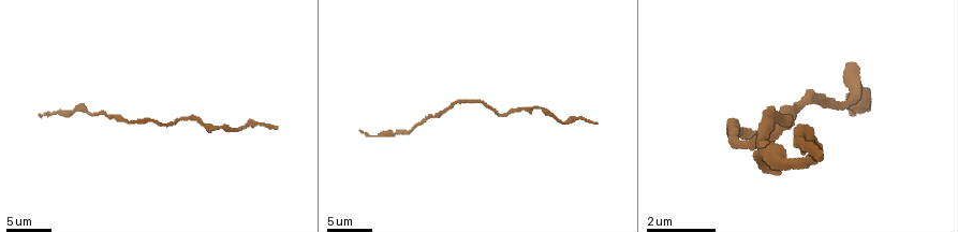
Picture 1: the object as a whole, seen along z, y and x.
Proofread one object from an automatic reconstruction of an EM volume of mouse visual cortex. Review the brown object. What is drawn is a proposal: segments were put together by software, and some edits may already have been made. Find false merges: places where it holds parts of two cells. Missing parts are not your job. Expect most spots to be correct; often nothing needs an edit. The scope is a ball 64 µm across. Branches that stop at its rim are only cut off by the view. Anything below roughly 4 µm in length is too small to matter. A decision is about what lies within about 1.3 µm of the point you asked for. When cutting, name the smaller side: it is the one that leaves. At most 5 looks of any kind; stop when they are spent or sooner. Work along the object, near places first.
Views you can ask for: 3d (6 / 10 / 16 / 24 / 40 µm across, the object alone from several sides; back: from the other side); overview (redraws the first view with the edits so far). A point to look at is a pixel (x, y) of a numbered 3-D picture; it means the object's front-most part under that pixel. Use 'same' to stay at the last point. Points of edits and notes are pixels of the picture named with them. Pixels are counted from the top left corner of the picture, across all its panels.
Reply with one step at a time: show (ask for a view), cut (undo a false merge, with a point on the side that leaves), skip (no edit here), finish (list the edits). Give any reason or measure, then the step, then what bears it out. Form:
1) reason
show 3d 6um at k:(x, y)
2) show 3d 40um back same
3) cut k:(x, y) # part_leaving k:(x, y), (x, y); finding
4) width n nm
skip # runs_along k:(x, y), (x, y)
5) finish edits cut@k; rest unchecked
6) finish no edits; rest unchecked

show 3d 6um at 1:(734, 142)

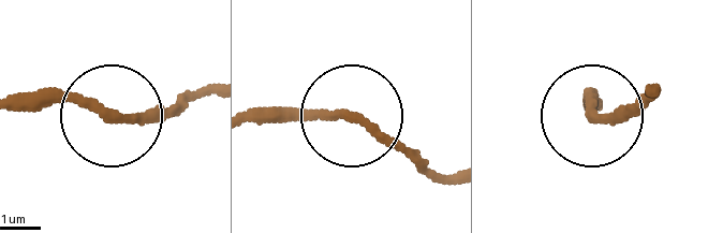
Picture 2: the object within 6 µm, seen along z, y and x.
show 3d 6um back at 2:(592, 114)

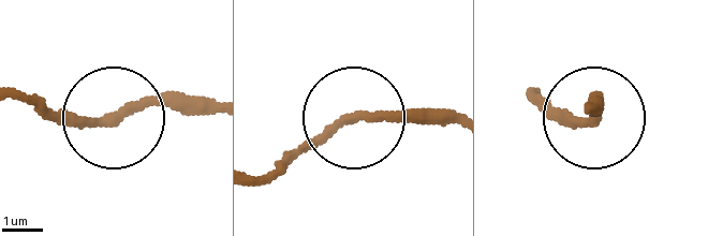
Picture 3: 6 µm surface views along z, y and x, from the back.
width 220 nm
skip # runs_along 3:(109, 116), (34, 109); continuous, no second cell

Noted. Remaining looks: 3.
narrows sharply
show 3d 16um at 1:(756, 155)

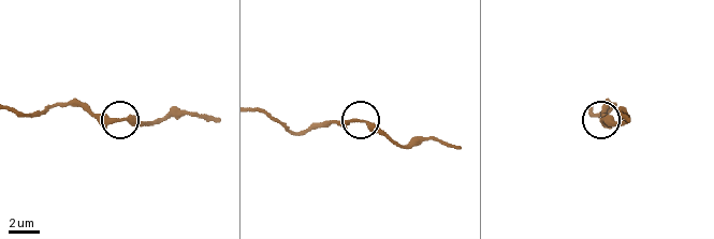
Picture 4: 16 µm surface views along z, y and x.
width 300 nm
skip # runs_along 4:(261, 110), (297, 133), (336, 122), (370, 122), (401, 147); one cell here

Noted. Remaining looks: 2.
calibre changes
show 3d 16um at 1:(80, 109)

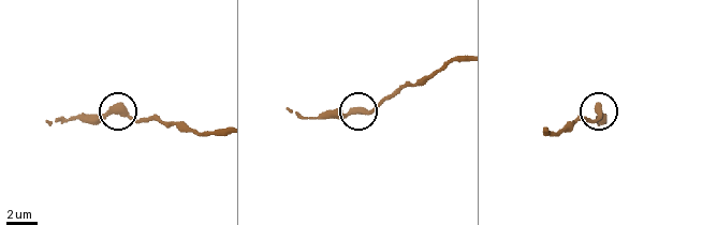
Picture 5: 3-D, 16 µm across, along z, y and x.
skip # runs_along 5:(218, 132), (141, 121), (114, 109), (94, 117), (69, 117); one cell here

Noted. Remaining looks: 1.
finish no edits; rest unchecked

